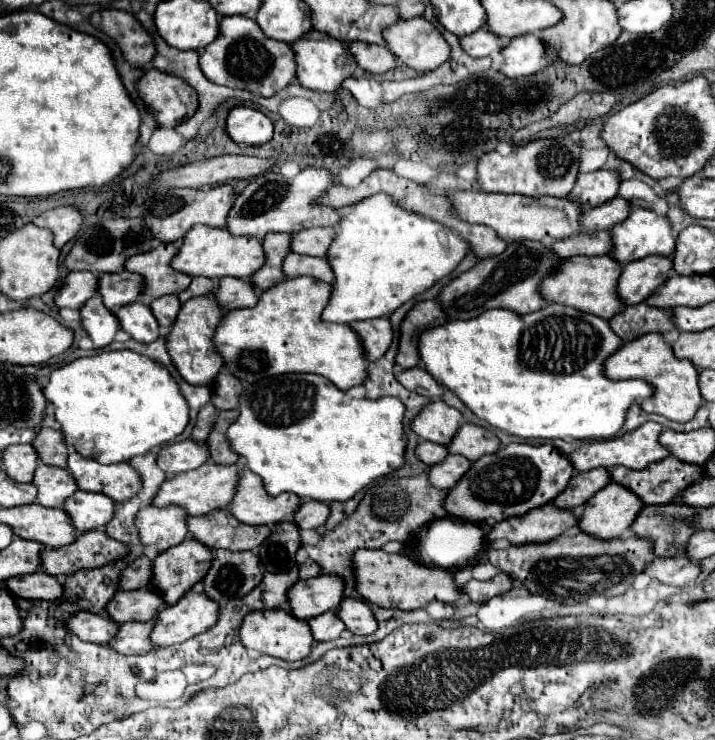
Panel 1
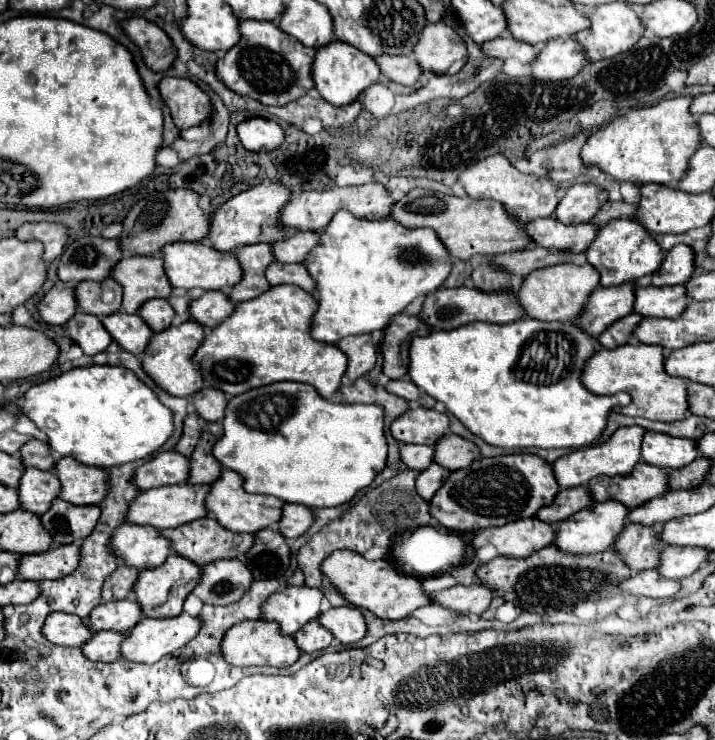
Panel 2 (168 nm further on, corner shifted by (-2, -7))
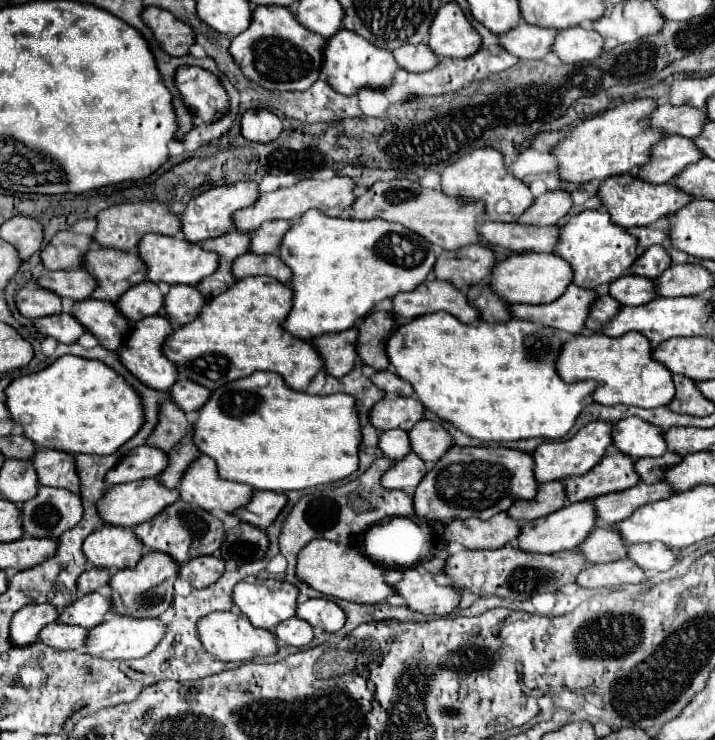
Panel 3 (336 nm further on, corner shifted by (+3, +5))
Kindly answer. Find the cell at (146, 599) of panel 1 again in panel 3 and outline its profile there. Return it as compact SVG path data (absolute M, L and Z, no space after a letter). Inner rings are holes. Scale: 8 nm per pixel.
M91 592L91 594L77 598L75 604L67 606L61 612L61 622L91 630L105 620L105 614L111 610L111 606L113 606L111 598L105 598L99 592Z

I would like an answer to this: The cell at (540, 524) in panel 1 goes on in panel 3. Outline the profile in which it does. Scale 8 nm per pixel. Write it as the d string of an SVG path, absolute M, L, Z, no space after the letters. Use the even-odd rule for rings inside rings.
M499 512L489 520L453 520L445 528L445 540L459 542L469 550L497 550L517 540L519 532L521 524L507 512Z

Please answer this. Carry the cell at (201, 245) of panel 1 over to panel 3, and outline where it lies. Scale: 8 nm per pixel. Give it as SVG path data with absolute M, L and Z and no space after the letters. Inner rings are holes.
M145 234L139 242L139 256L149 268L147 280L151 282L167 282L167 284L189 284L197 286L203 278L211 276L219 266L219 256L201 248L199 244L189 244L183 236L163 236L163 234Z

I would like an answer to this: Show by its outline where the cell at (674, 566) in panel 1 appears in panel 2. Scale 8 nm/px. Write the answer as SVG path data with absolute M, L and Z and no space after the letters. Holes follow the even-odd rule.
M642 570L628 580L620 582L618 588L622 592L634 596L648 596L648 598L672 598L680 590L678 580L666 580L658 574L658 570Z

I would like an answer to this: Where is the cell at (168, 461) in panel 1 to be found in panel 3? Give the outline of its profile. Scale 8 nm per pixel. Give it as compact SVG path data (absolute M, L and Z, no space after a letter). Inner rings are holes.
M145 444L131 450L113 470L107 472L105 480L107 484L123 484L123 482L159 476L163 468L167 468L167 464L169 464L167 454L161 448Z

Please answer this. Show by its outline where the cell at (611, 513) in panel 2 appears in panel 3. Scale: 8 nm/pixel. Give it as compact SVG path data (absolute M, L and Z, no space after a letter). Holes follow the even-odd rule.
M583 500L583 502L563 506L561 510L553 512L549 516L525 522L523 528L521 528L517 546L525 552L541 552L541 554L573 550L573 548L577 548L585 542L589 532L595 528L595 520L597 520L597 510L595 510L593 500Z

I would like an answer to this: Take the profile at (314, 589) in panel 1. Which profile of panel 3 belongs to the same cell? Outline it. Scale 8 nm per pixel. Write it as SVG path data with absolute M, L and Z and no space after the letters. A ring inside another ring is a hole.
M271 578L239 582L233 592L235 606L251 620L251 624L255 628L267 630L295 616L297 598L299 598L297 586Z

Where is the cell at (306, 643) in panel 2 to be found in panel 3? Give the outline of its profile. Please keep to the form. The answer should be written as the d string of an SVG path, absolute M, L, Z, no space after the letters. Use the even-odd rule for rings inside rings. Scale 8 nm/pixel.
M293 616L289 620L283 620L273 632L281 642L291 644L291 646L307 646L315 638L313 626L303 622L297 616Z

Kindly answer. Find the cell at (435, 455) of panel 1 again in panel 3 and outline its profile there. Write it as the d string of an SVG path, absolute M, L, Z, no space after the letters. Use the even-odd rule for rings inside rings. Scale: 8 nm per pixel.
M387 430L379 438L379 448L383 454L395 462L403 460L411 452L411 440L409 434L403 430Z

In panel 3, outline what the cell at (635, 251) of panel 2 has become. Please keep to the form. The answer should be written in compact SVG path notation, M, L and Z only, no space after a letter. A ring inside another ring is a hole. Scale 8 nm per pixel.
M585 210L569 218L569 222L561 228L555 252L571 264L575 272L573 282L583 288L597 288L601 284L611 284L613 280L627 274L639 256L637 238L629 234L623 226L611 222L607 210Z

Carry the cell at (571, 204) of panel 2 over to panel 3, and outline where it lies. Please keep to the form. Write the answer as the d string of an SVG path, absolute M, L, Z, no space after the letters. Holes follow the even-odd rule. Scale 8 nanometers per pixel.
M563 188L551 190L539 198L535 198L533 206L519 218L523 224L557 224L571 210L571 194Z

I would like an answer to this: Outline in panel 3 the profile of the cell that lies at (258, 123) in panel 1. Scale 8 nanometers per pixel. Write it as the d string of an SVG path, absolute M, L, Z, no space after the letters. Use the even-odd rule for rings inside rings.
M247 110L241 116L241 134L251 142L271 142L281 130L281 118L269 110Z

